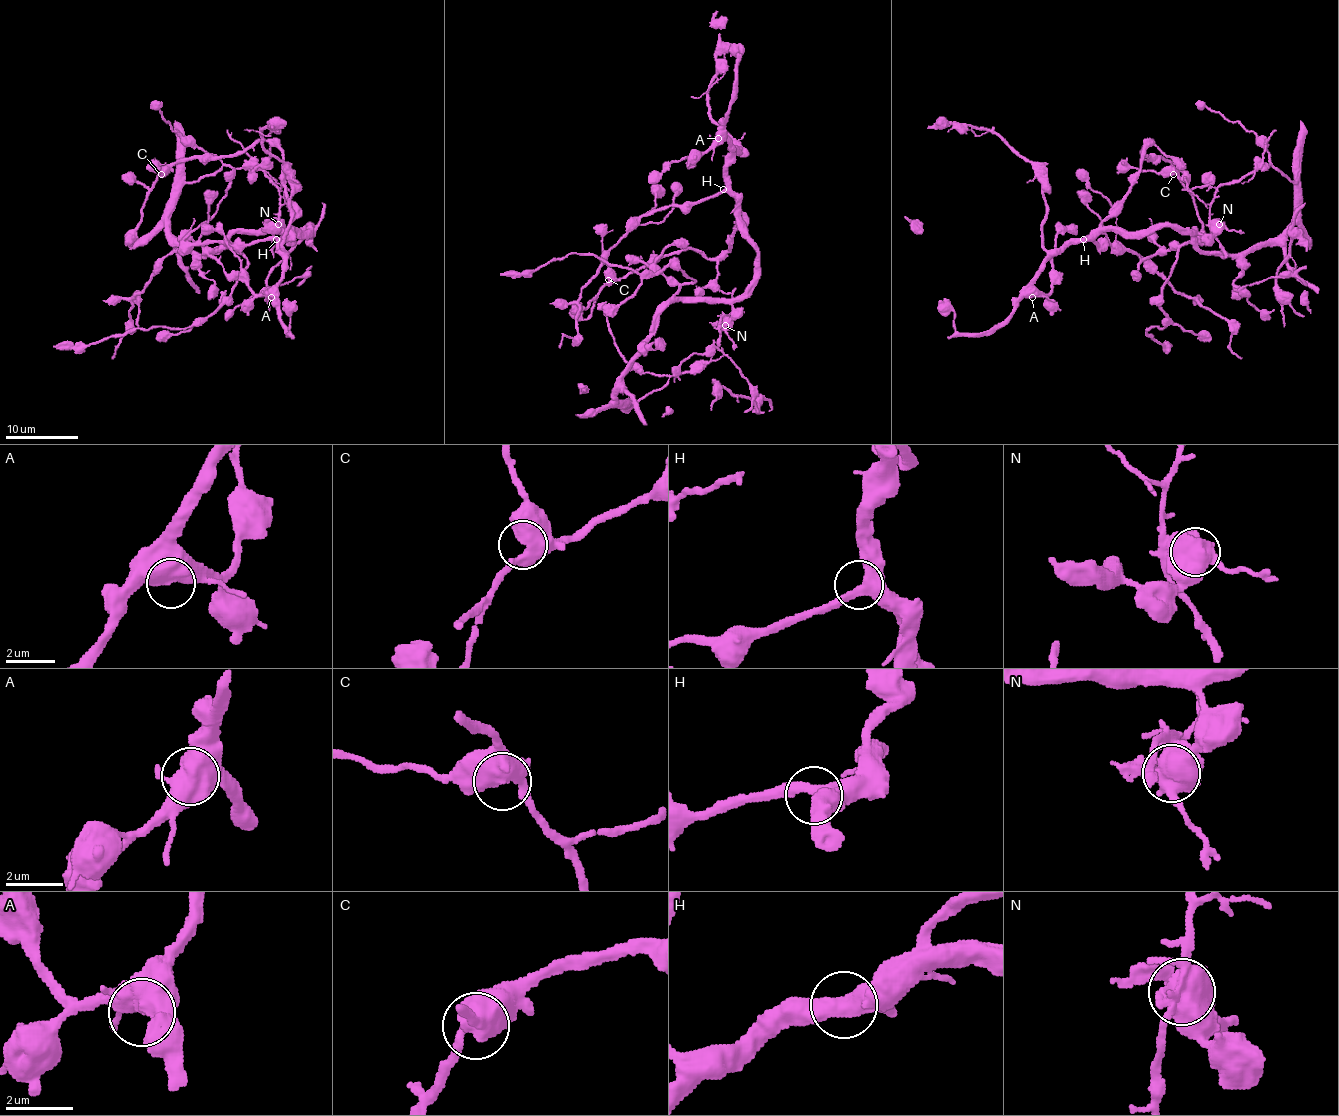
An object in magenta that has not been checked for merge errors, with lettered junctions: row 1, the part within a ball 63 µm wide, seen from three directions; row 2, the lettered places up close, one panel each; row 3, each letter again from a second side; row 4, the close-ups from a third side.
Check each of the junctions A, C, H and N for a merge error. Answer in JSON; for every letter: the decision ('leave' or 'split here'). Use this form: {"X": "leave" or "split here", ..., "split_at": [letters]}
{"A": "leave", "C": "leave", "H": "leave", "N": "split here", "split_at": ["N"]}

